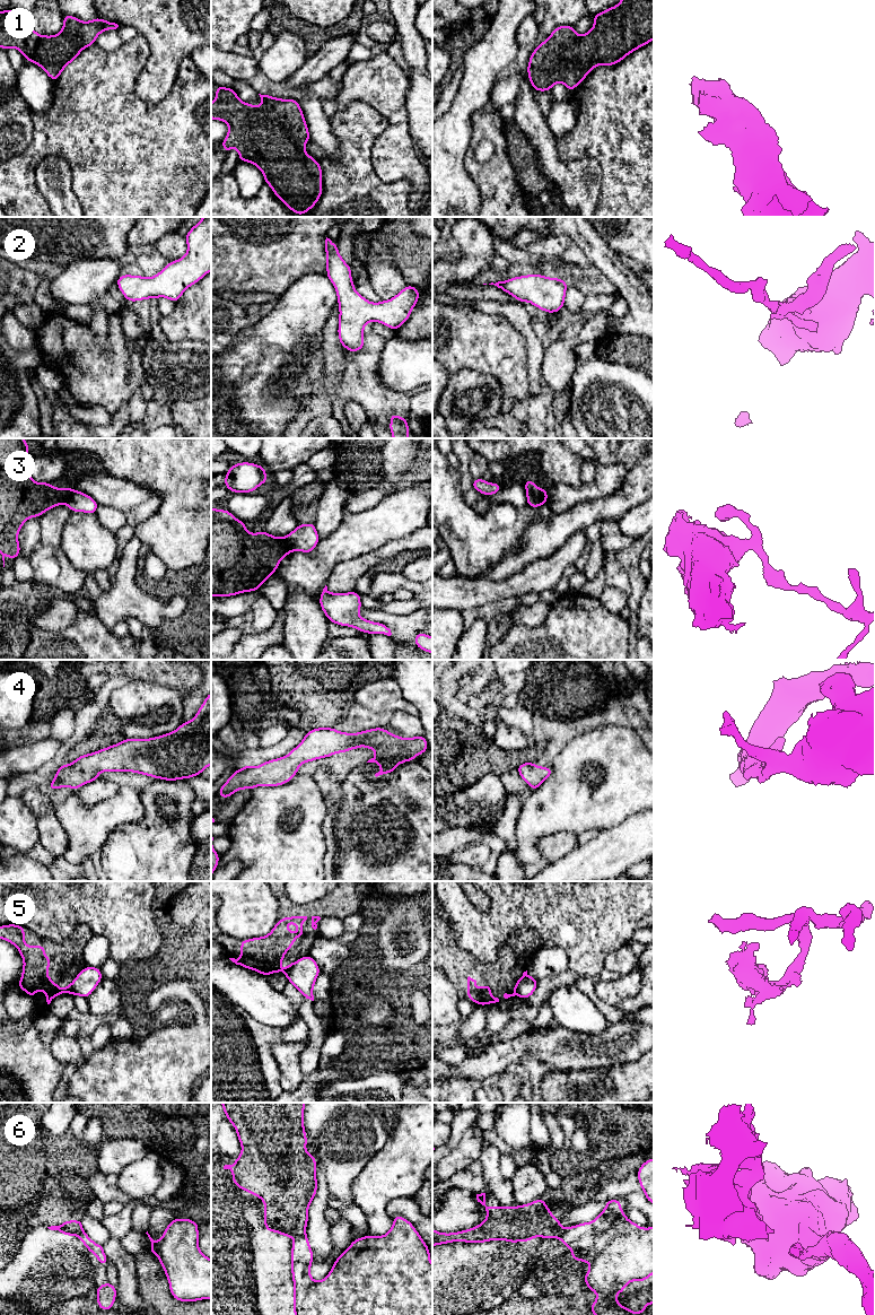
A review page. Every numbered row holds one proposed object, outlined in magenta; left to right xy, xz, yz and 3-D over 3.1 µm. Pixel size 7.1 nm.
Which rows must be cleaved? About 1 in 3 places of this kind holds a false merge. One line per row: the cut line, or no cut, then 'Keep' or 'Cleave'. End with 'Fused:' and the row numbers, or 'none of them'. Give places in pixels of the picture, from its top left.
1: No split. Keep
2: No split. Keep
3: Split along yz (526, 489), (543, 504). Cleave
4: No split. Keep
5: Split along xz (294, 963), (286, 974). Cleave
6: Split along xz (305, 1233), (295, 1241). Cleave
Fused: 3, 5, 6

